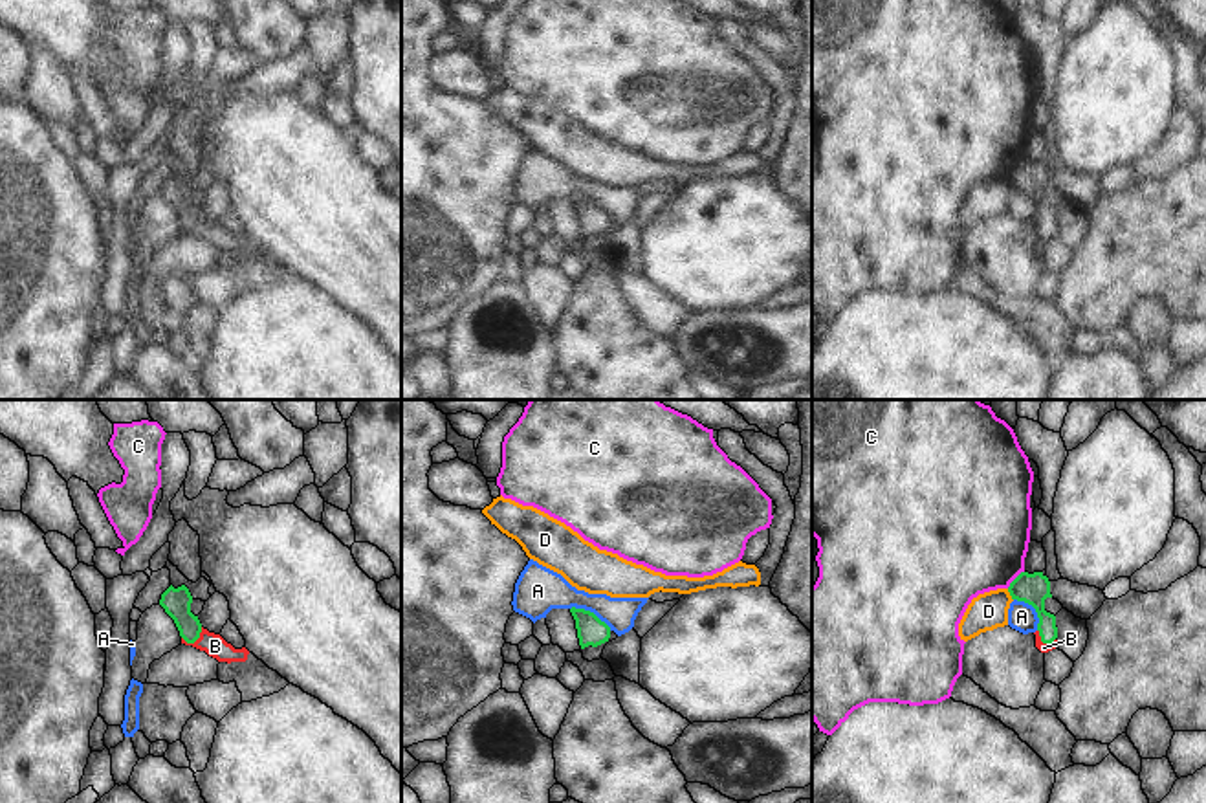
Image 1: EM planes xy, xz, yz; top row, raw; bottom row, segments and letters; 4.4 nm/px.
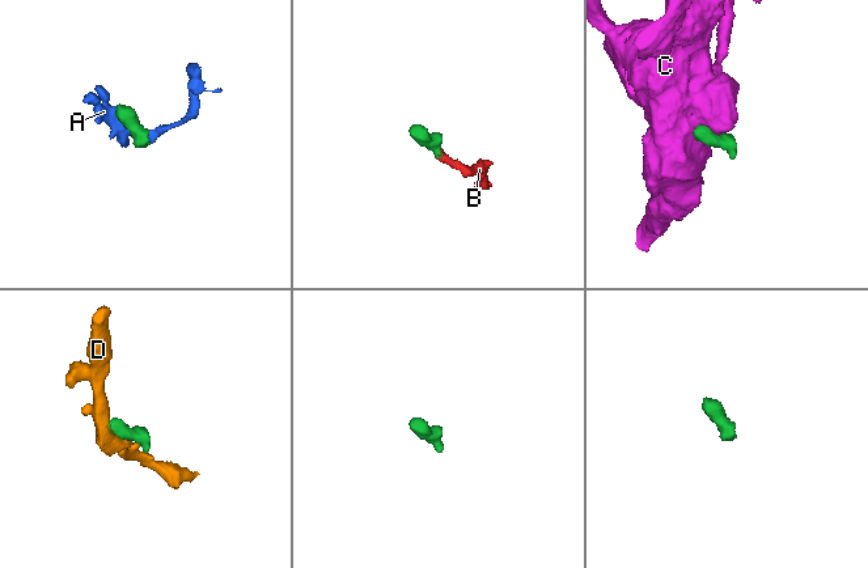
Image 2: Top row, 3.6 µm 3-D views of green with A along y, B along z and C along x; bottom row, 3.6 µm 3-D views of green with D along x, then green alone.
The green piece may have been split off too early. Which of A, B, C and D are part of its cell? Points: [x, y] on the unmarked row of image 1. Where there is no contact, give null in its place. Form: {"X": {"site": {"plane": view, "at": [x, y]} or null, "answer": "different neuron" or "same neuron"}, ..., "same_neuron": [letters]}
{"A": {"site": {"plane": "xz", "at": [589, 200]}, "answer": "different neuron"}, "B": {"site": {"plane": "xy", "at": [195, 230]}, "answer": "same neuron"}, "C": {"site": {"plane": "yz", "at": [1014, 169]}, "answer": "different neuron"}, "D": {"site": {"plane": "yz", "at": [1010, 184]}, "answer": "different neuron"}, "same_neuron": ["B"]}

